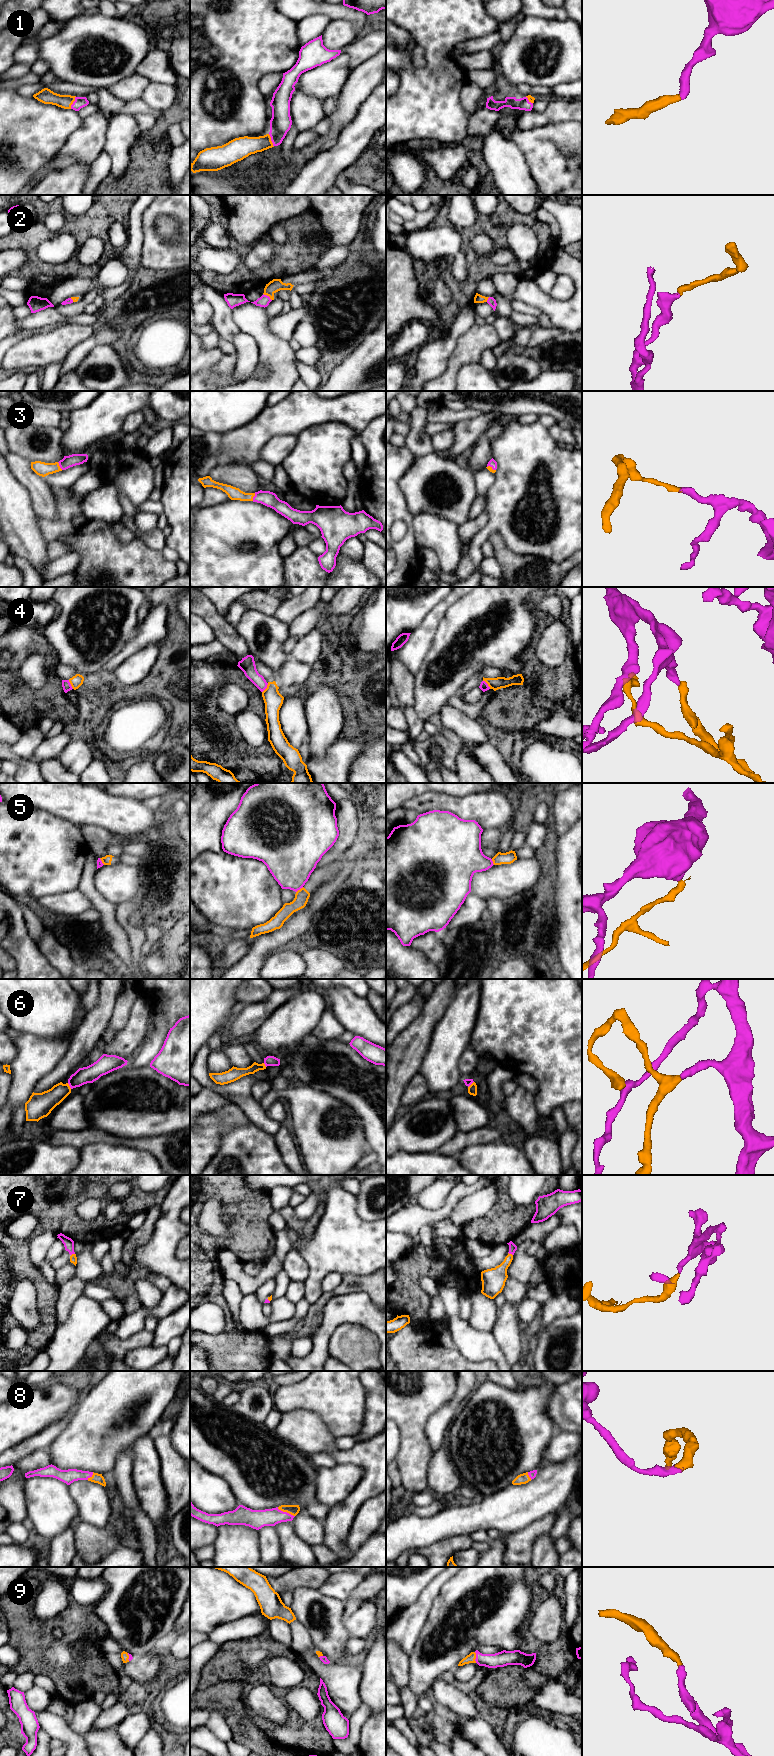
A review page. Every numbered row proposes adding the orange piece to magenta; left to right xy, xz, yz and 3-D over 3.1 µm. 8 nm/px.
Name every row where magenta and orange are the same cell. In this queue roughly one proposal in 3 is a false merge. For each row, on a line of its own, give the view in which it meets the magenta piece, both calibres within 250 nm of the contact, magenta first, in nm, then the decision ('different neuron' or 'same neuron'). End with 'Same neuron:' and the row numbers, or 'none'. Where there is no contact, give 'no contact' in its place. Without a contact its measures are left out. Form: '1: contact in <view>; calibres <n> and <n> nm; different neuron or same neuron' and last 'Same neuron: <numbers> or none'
1: contact in xy; calibres 90 and 120 nm; same neuron
2: contact in xz; calibres 90 and 100 nm; same neuron
3: contact in xy; calibres 100 and 120 nm; same neuron
4: contact in xz; calibres 120 and 150 nm; different neuron
5: contact in xz; calibres 400 and 110 nm; different neuron
6: contact in xy; calibres 140 and 170 nm; same neuron
7: contact in yz; calibres 60 and 180 nm; same neuron
8: contact in xz; calibres 160 and 80 nm; same neuron
9: contact in yz; calibres 120 and 70 nm; same neuron
Same neuron: 1, 2, 3, 6, 7, 8, 9

